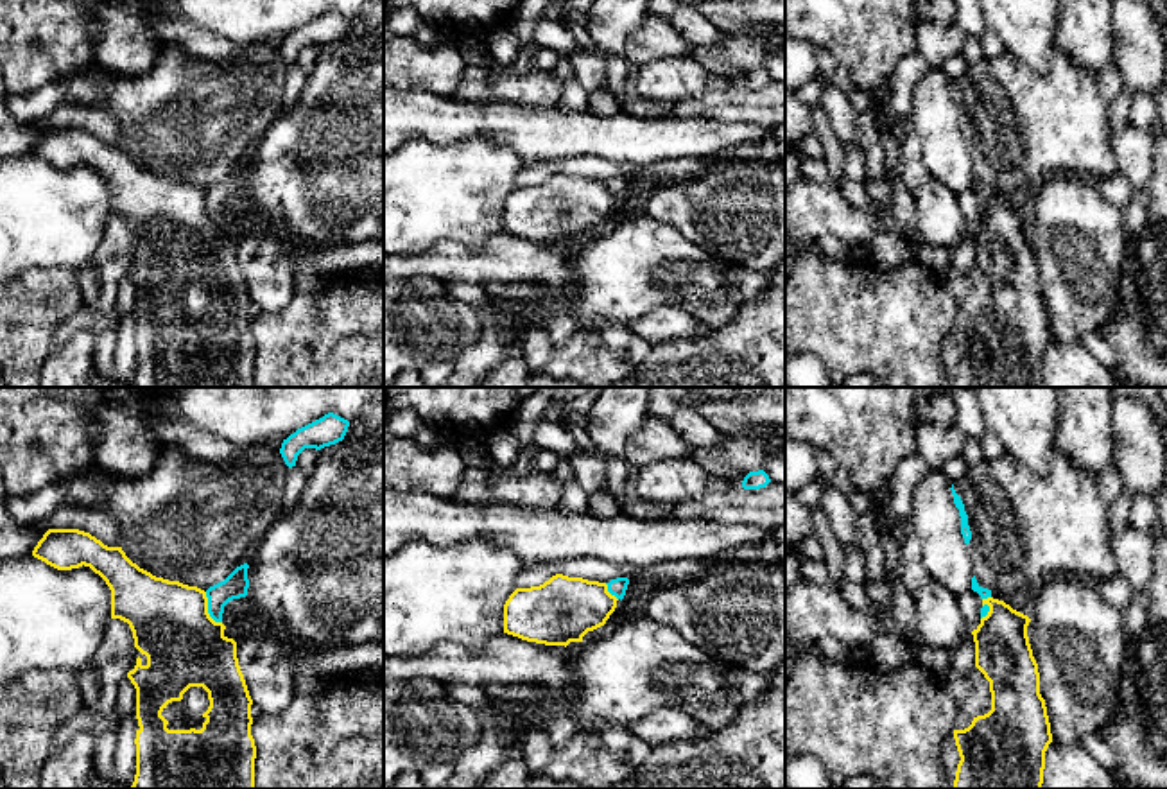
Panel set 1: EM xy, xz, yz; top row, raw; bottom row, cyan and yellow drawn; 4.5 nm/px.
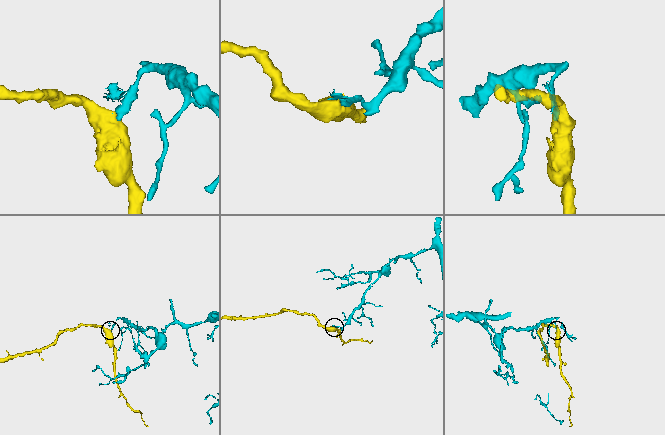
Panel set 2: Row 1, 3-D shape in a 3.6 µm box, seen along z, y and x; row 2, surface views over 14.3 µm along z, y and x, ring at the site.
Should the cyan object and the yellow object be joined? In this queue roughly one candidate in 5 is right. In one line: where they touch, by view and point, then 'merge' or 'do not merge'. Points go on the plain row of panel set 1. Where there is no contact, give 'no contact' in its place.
meets cyan in xy at (208, 208); do not merge

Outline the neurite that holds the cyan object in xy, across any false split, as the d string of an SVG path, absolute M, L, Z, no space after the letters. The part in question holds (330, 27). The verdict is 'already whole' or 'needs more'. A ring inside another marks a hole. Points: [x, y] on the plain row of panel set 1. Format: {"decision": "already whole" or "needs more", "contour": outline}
{"decision": "already whole", "contour": "M328 11L323 16L298 27L283 38L280 52L289 66L296 65L298 54L305 47L321 48L344 38L350 20Z"}

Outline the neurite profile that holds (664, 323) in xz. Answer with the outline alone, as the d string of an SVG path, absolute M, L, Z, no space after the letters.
M670 305L653 308L635 319L629 328L653 346L663 341L696 339L699 335L699 321Z

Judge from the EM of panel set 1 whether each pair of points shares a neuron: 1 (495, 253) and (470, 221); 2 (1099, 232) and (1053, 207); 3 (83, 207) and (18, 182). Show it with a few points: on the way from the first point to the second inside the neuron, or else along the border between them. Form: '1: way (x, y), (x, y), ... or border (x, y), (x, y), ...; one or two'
1: border (504, 232), (477, 246), (443, 239); two
2: way (1089, 232), (1063, 212); one
3: way (67, 207), (43, 207), (34, 198); one

